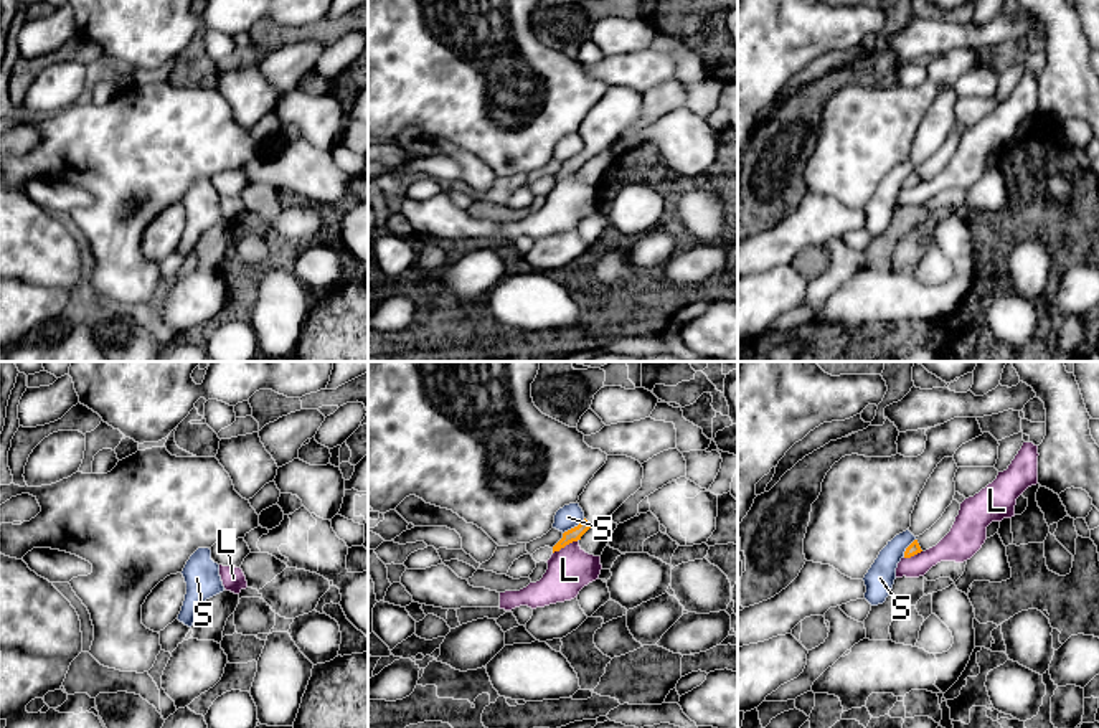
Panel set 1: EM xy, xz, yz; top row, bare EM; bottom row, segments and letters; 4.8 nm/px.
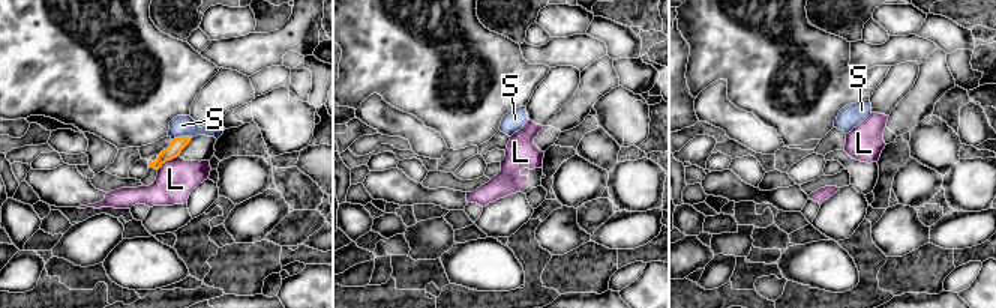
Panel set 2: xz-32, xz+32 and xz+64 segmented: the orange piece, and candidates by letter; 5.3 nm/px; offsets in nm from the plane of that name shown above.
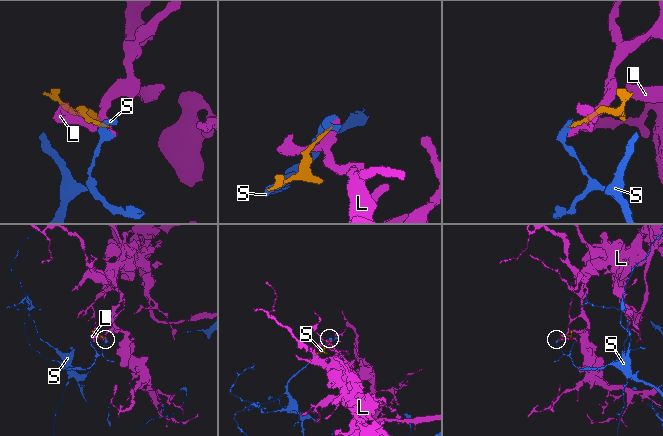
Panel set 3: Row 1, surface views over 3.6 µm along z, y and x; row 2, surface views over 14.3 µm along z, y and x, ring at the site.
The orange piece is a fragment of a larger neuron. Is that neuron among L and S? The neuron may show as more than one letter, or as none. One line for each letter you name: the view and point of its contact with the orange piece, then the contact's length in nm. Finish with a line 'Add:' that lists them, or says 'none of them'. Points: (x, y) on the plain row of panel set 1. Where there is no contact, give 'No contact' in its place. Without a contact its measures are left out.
Add: none of them

